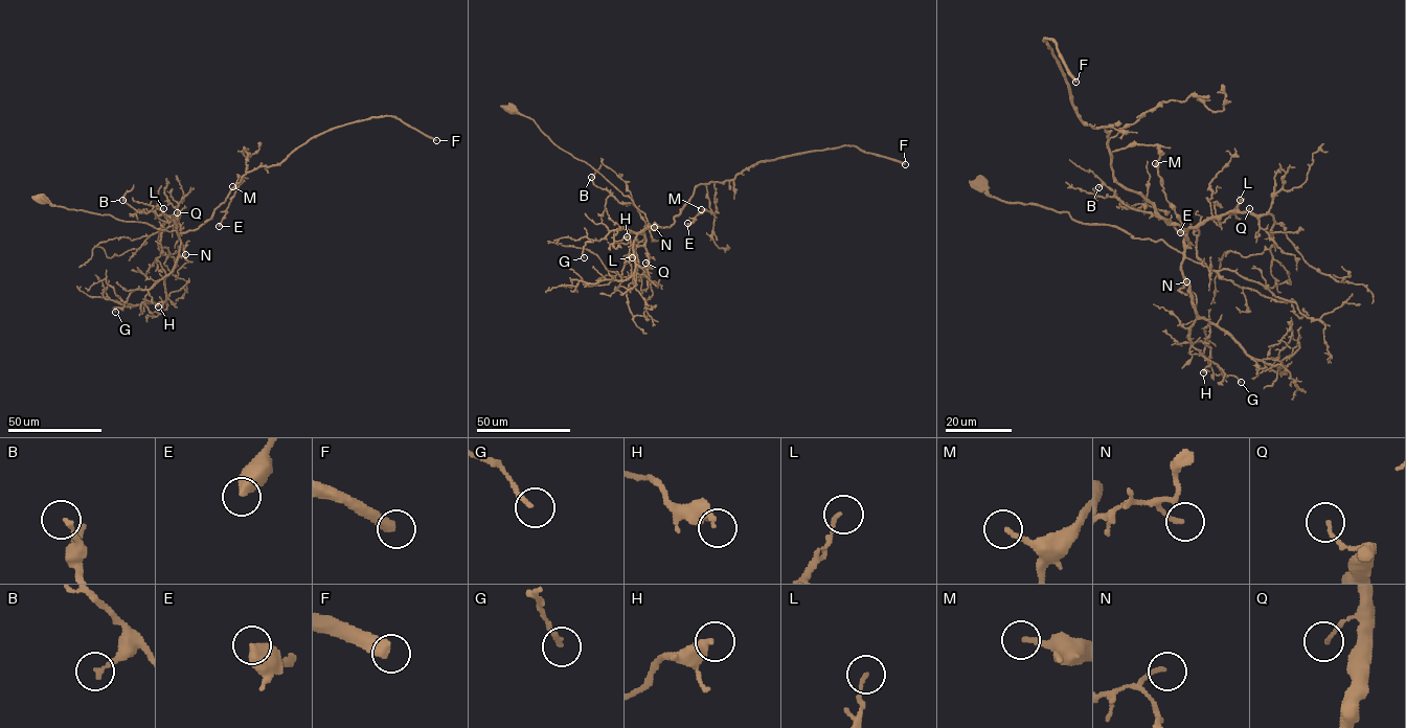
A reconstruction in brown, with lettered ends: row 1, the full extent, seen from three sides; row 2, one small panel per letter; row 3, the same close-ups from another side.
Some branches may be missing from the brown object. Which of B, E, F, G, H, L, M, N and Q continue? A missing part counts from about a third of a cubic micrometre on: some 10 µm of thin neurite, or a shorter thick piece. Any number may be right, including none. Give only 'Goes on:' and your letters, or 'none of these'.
Goes on: F, M

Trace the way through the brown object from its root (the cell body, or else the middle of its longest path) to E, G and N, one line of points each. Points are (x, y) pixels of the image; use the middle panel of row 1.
E: (509, 110), (629, 197), (650, 228), (670, 227), (705, 183), (710, 211), (687, 223)
G: (509, 110), (529, 117), (644, 214), (644, 230), (618, 229), (586, 242), (584, 257)
N: (509, 110), (529, 117), (557, 145), (599, 173), (644, 214), (648, 227), (654, 227)

